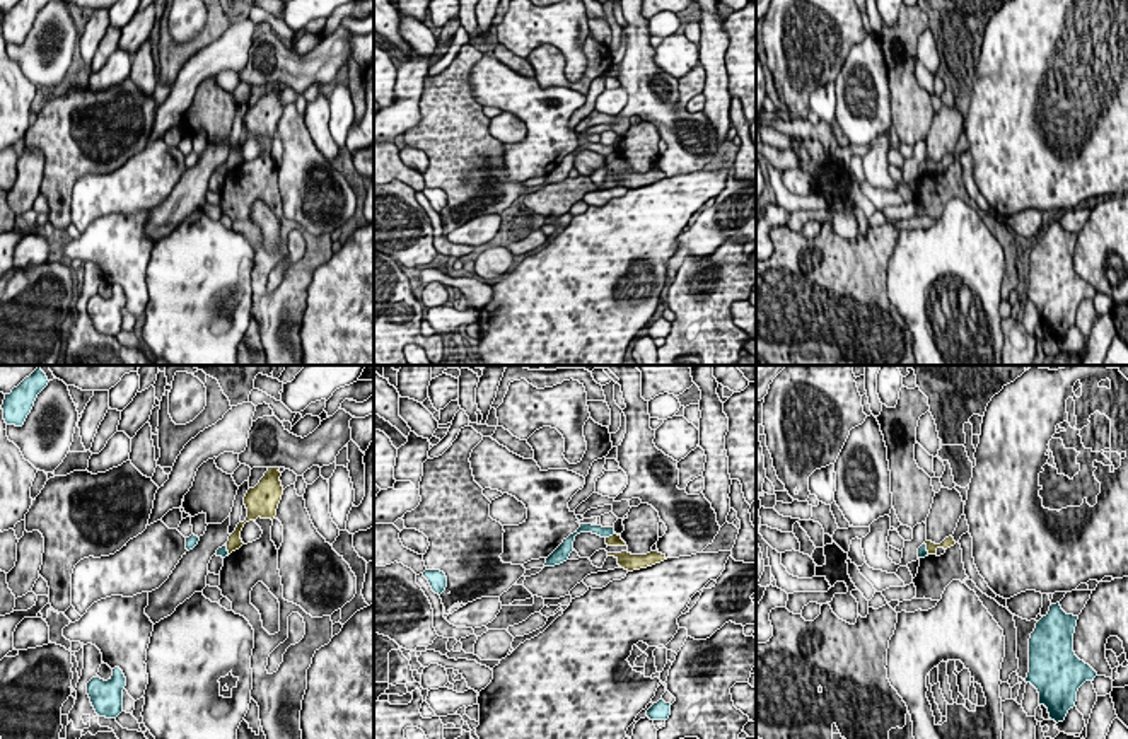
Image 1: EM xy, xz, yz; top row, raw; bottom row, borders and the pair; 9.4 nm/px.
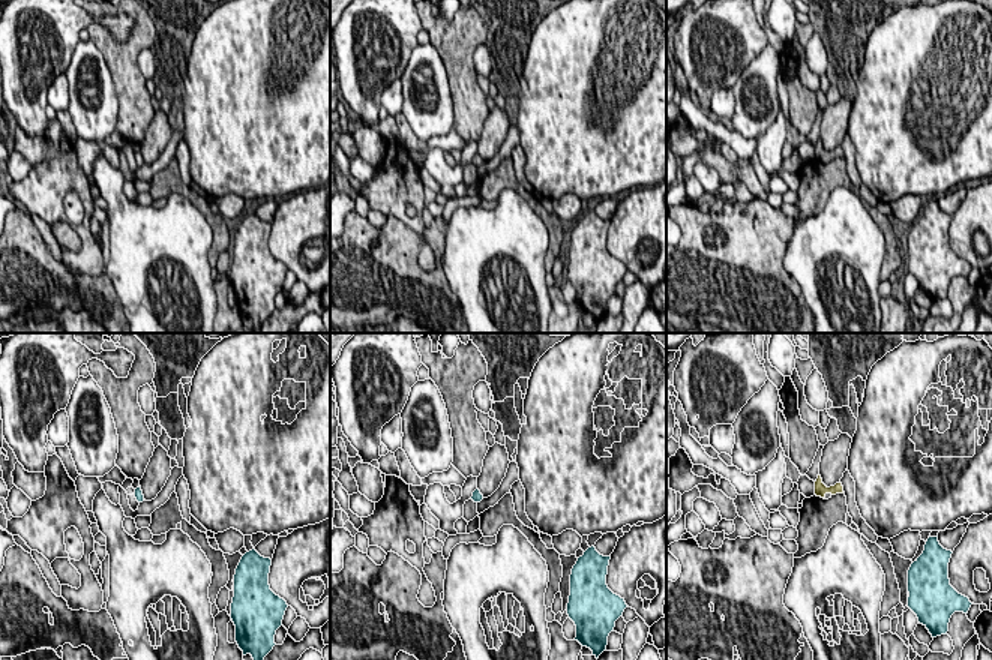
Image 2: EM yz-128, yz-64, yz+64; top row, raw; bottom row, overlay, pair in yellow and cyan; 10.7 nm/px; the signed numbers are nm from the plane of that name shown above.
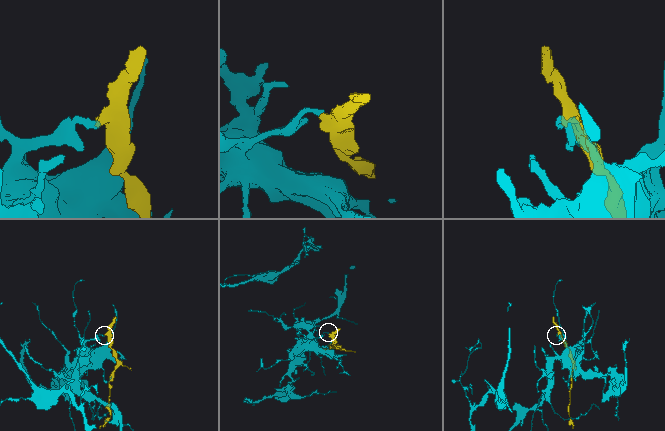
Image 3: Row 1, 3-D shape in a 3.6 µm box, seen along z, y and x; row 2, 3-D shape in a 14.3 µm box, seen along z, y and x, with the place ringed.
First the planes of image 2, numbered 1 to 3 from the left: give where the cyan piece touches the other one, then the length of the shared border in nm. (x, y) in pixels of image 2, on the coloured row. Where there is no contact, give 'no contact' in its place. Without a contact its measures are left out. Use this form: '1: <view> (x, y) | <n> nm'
1: no contact
2: no contact
3: no contact

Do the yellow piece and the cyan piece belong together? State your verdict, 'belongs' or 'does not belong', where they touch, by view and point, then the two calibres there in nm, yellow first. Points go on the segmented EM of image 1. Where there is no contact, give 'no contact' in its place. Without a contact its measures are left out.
does not belong; contact xz (610, 536); calibres 120 and 100 nm

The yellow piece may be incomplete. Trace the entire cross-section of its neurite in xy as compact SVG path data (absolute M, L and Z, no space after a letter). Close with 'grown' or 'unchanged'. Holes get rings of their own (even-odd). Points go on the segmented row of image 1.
M268 468L265 476L254 488L249 488L244 497L244 505L247 509L247 517L244 522L239 522L235 531L229 536L227 551L229 555L239 550L244 543L241 539L241 531L246 522L261 519L275 519L278 503L283 495L283 486L280 481L282 473L280 468Z; unchanged

